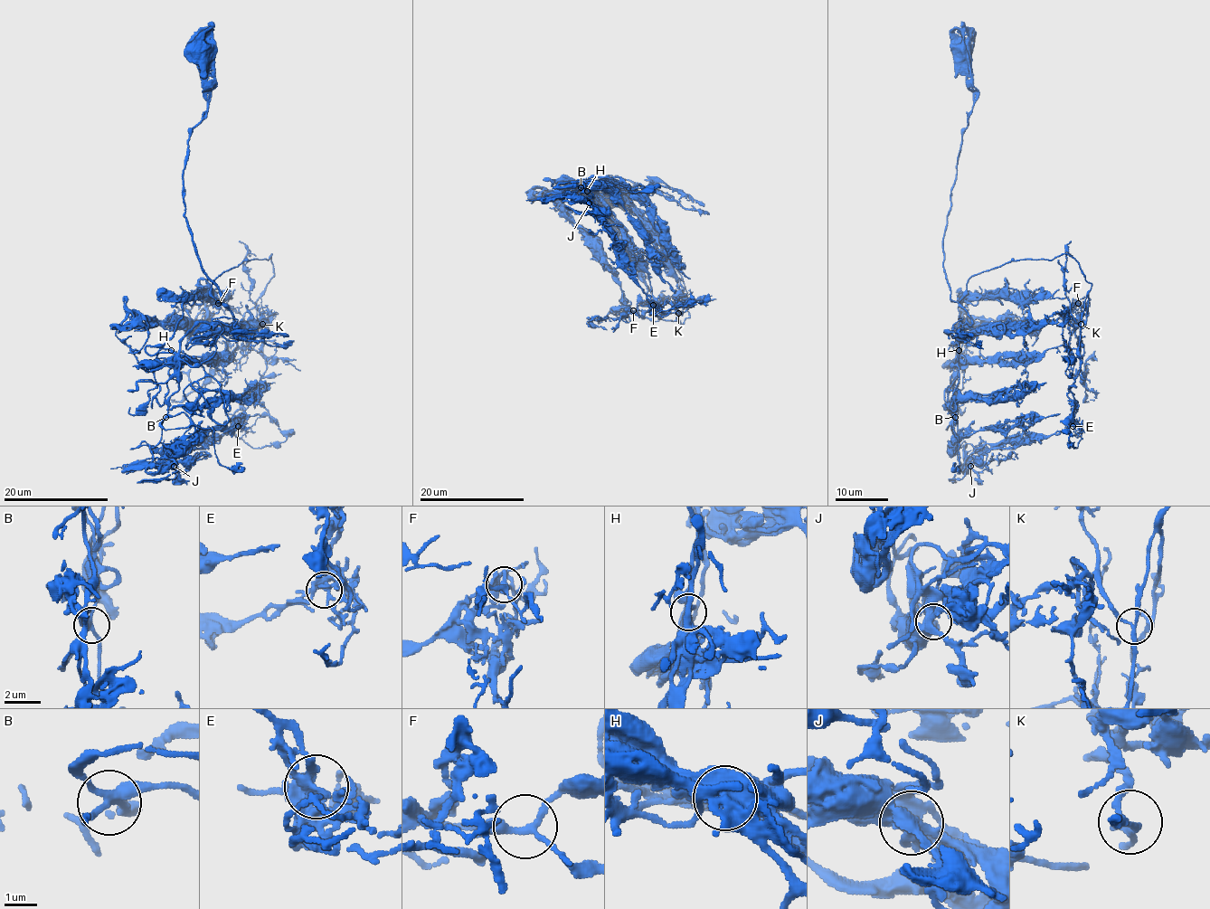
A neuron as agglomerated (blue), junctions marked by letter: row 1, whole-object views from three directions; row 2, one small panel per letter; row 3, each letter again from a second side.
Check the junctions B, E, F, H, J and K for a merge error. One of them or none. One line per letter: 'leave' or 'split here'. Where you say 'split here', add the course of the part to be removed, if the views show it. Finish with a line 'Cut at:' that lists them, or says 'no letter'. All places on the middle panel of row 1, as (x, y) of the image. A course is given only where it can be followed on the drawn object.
B: leave
E: leave
F: leave
H: leave
J: leave
K: leave
Cut at: no letter

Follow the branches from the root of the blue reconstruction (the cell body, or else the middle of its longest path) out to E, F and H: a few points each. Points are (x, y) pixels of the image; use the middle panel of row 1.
E: (617, 194), (621, 205), (600, 179), (638, 184), (647, 204), (626, 202), (684, 288), (682, 313), (653, 305)
F: (617, 194), (621, 205), (600, 179), (636, 184), (627, 199), (681, 275), (690, 316), (650, 321), (633, 310)
H: (617, 194), (621, 205), (598, 189), (600, 179), (617, 175), (636, 184), (647, 204), (618, 194), (586, 191)

